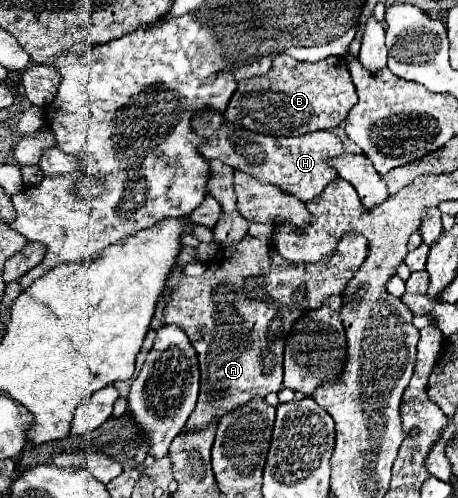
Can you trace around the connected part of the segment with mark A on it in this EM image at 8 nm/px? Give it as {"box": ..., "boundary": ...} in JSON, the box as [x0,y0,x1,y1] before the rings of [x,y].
{"box":[165,232,367,432],"boundary":[[[347,232],[339,240],[335,254],[327,262],[317,264],[293,264],[281,258],[269,242],[261,242],[247,234],[237,248],[219,250],[217,256],[211,260],[213,264],[209,264],[209,270],[203,276],[183,276],[165,308],[165,324],[179,326],[187,334],[199,356],[199,400],[183,432],[199,432],[209,424],[217,424],[223,416],[227,416],[227,412],[241,408],[255,396],[265,398],[269,392],[279,392],[283,388],[283,348],[287,332],[291,330],[295,320],[303,316],[303,312],[323,306],[323,302],[335,294],[341,296],[349,280],[363,264],[365,256],[367,240],[353,232]]]}

